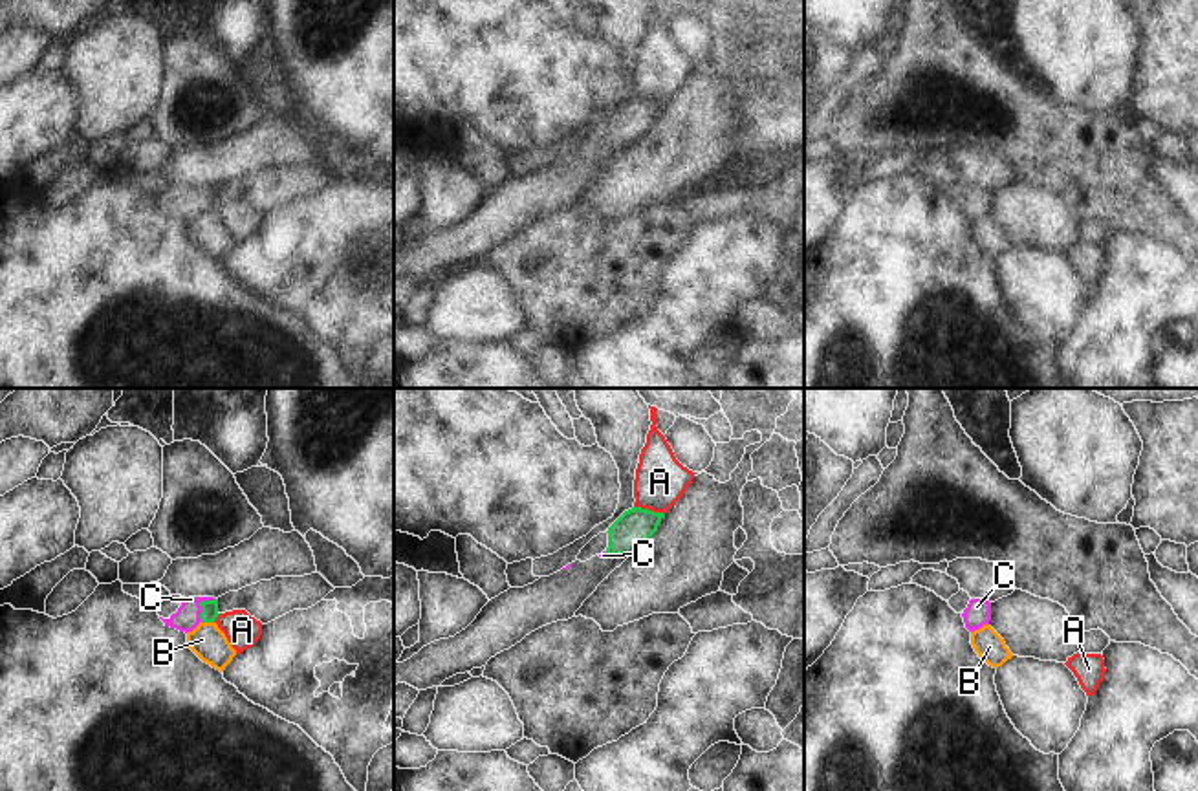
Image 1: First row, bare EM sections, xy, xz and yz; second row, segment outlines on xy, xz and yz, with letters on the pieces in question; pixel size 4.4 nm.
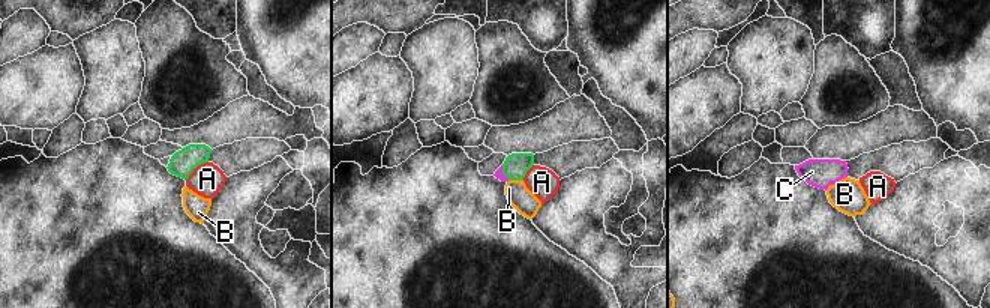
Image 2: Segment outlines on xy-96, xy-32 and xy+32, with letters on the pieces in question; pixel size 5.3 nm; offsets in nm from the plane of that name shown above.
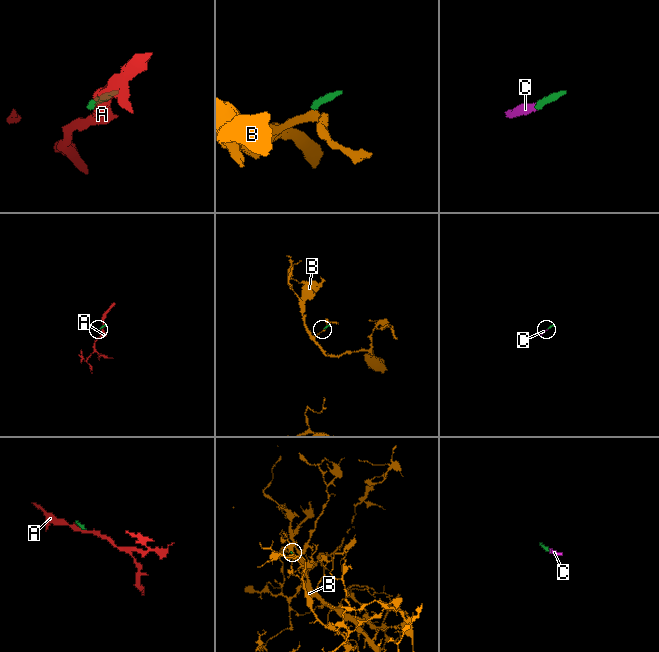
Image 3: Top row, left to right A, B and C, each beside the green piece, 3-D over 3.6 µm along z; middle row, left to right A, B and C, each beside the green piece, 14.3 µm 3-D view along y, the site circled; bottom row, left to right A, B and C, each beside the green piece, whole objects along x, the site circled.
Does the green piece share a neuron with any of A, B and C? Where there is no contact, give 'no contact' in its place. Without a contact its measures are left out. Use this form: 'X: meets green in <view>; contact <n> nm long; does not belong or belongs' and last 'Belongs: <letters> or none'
A: meets green in xz; contact 140 nm long; does not belong
B: meets green in xy; contact 60 nm long; does not belong
C: meets green in xy; contact 130 nm long; belongs
Belongs: C

